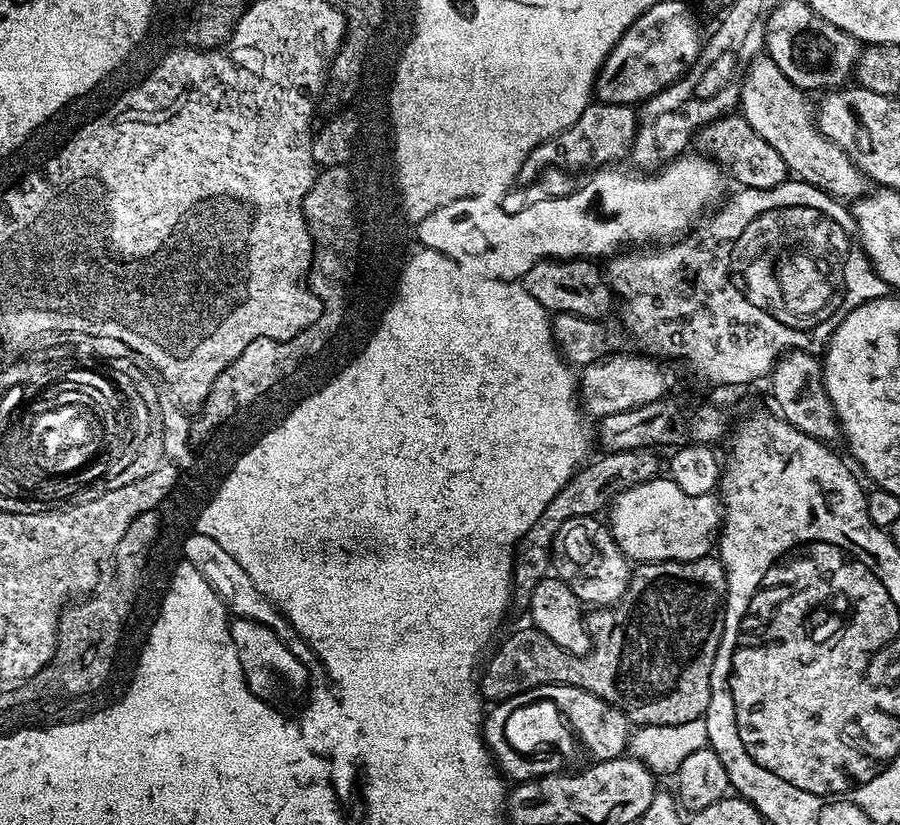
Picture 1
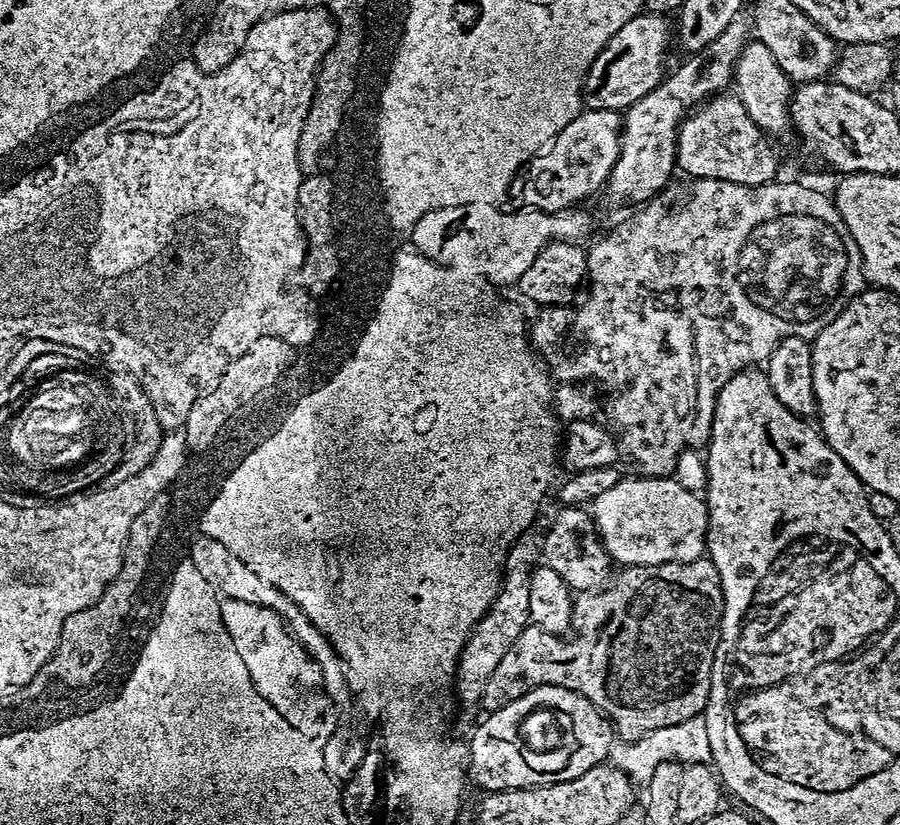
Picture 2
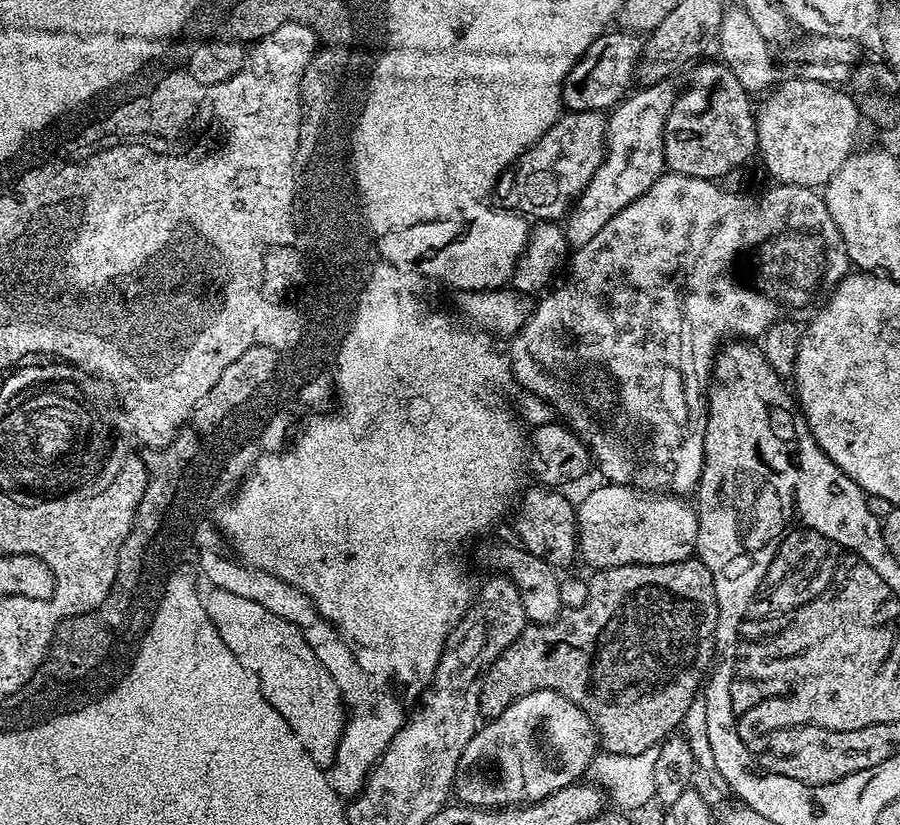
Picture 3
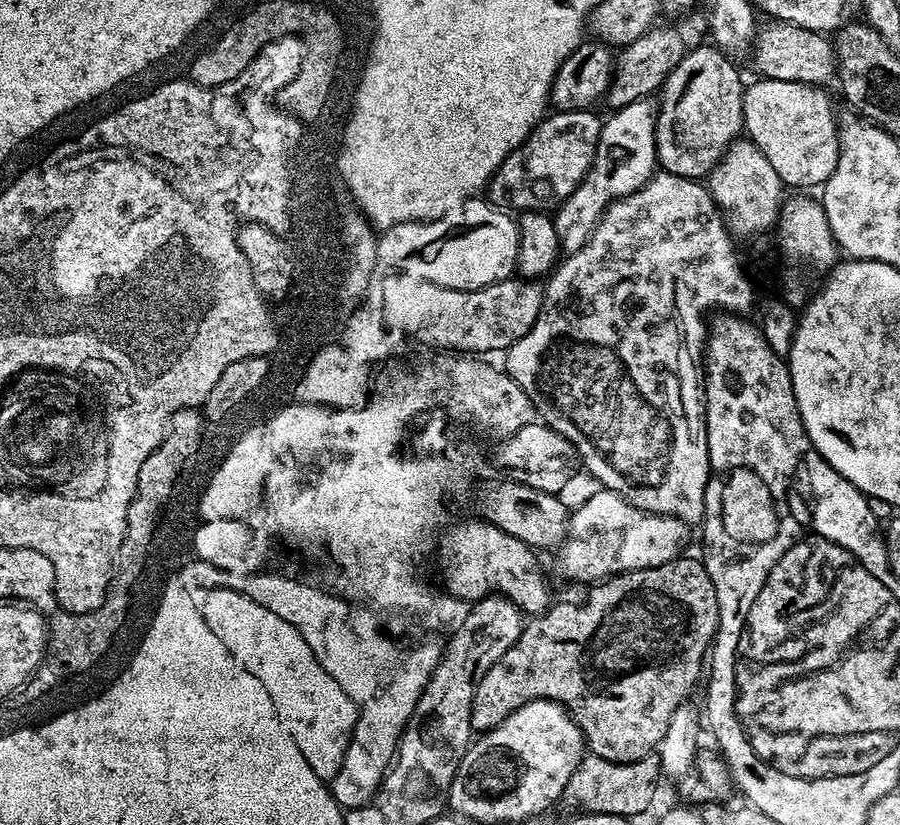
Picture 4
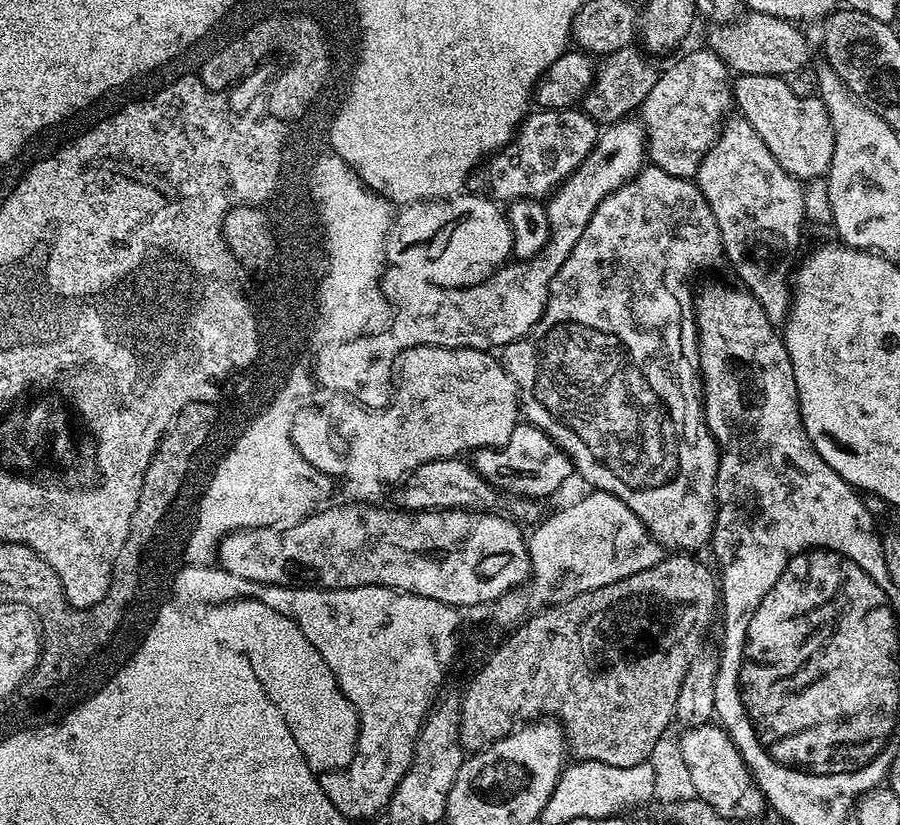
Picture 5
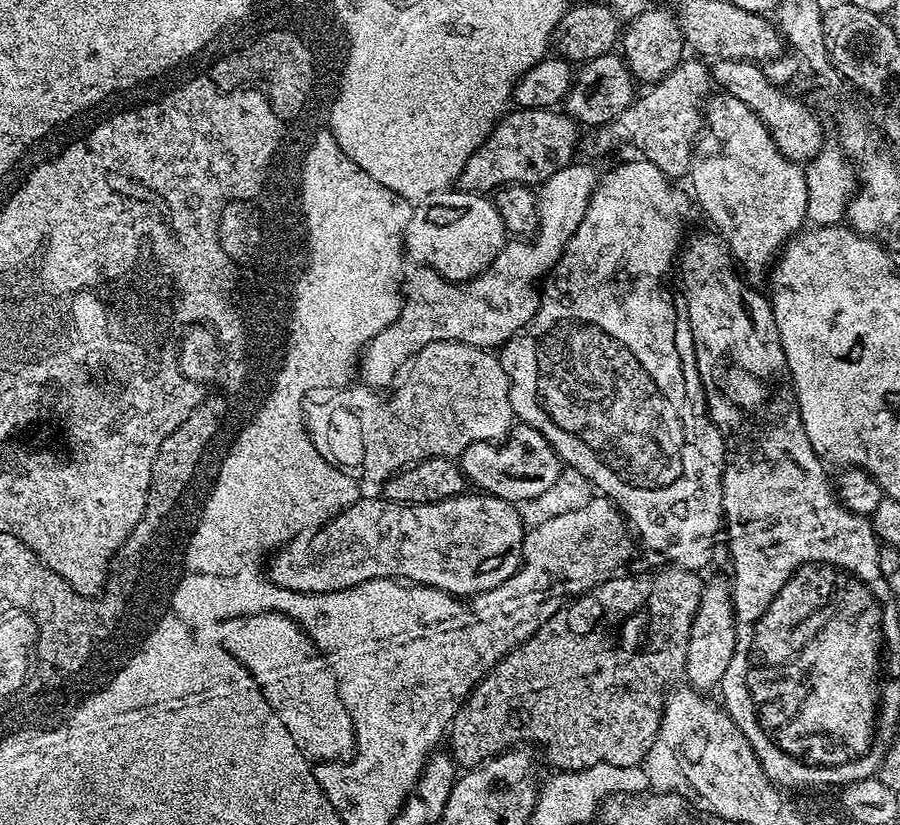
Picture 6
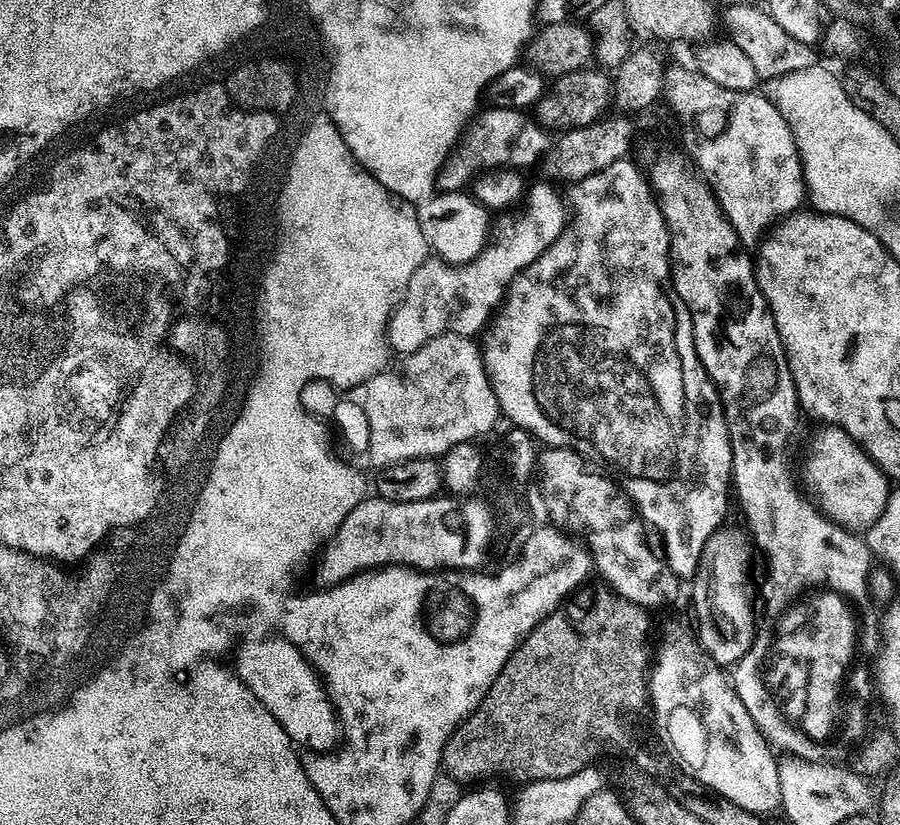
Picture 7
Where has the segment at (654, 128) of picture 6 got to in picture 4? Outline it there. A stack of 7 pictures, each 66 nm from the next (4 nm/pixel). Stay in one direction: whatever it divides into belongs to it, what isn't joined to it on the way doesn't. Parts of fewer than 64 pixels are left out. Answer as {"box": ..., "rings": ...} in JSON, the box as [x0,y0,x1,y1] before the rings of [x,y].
{"box":[655,44,745,179],"rings":[[[703,44],[686,54],[667,76],[660,91],[655,132],[656,159],[663,171],[703,179],[743,133],[745,87],[733,64],[717,46]]]}

